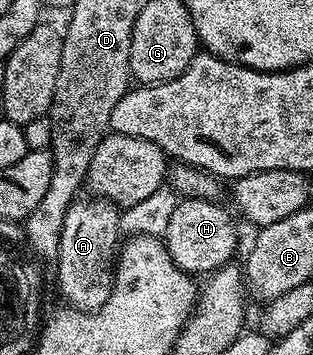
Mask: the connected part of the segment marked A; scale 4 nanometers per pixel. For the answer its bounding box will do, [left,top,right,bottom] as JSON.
[57,198,121,312]

